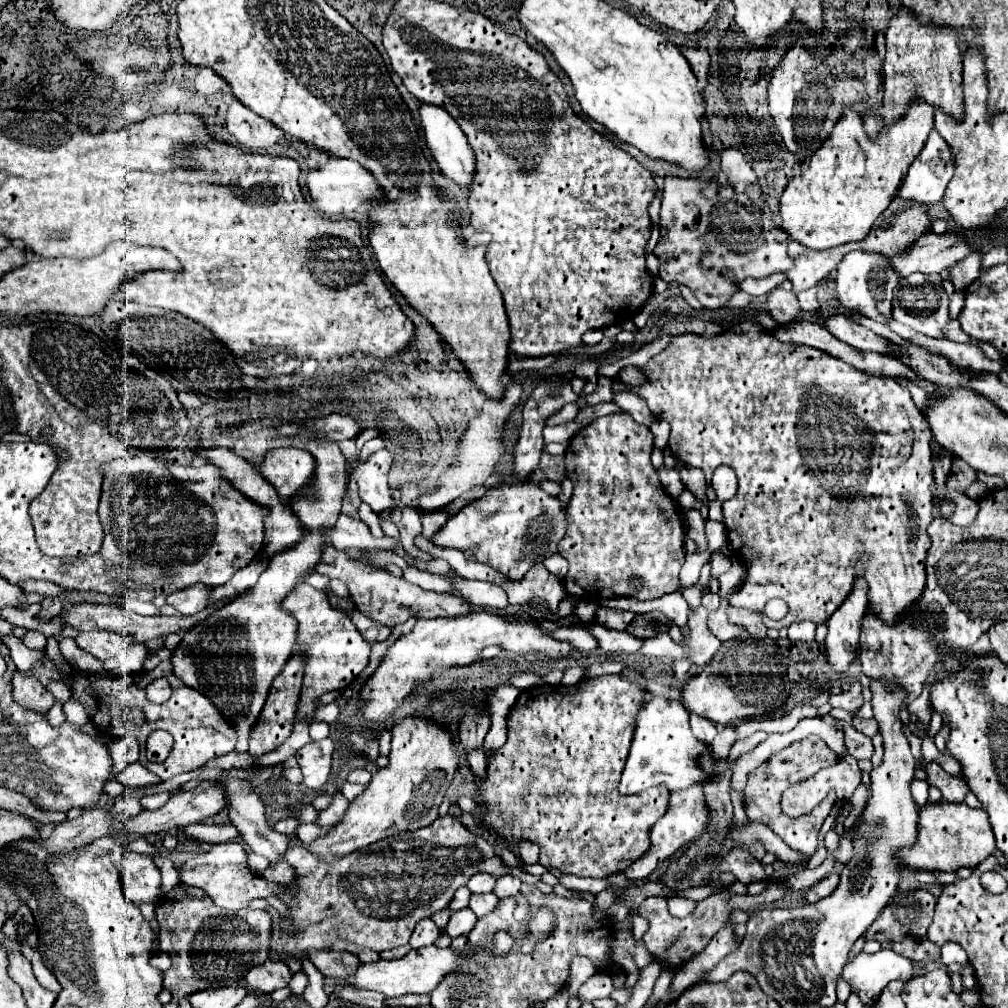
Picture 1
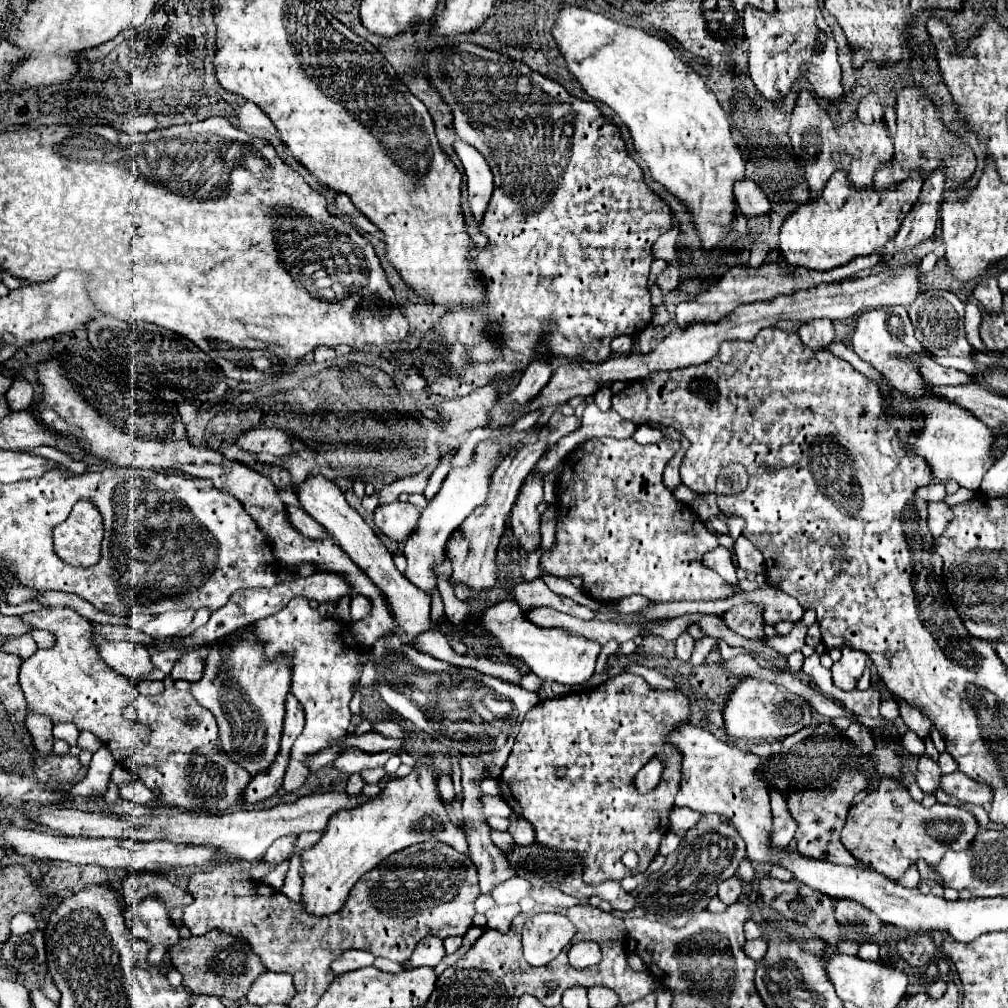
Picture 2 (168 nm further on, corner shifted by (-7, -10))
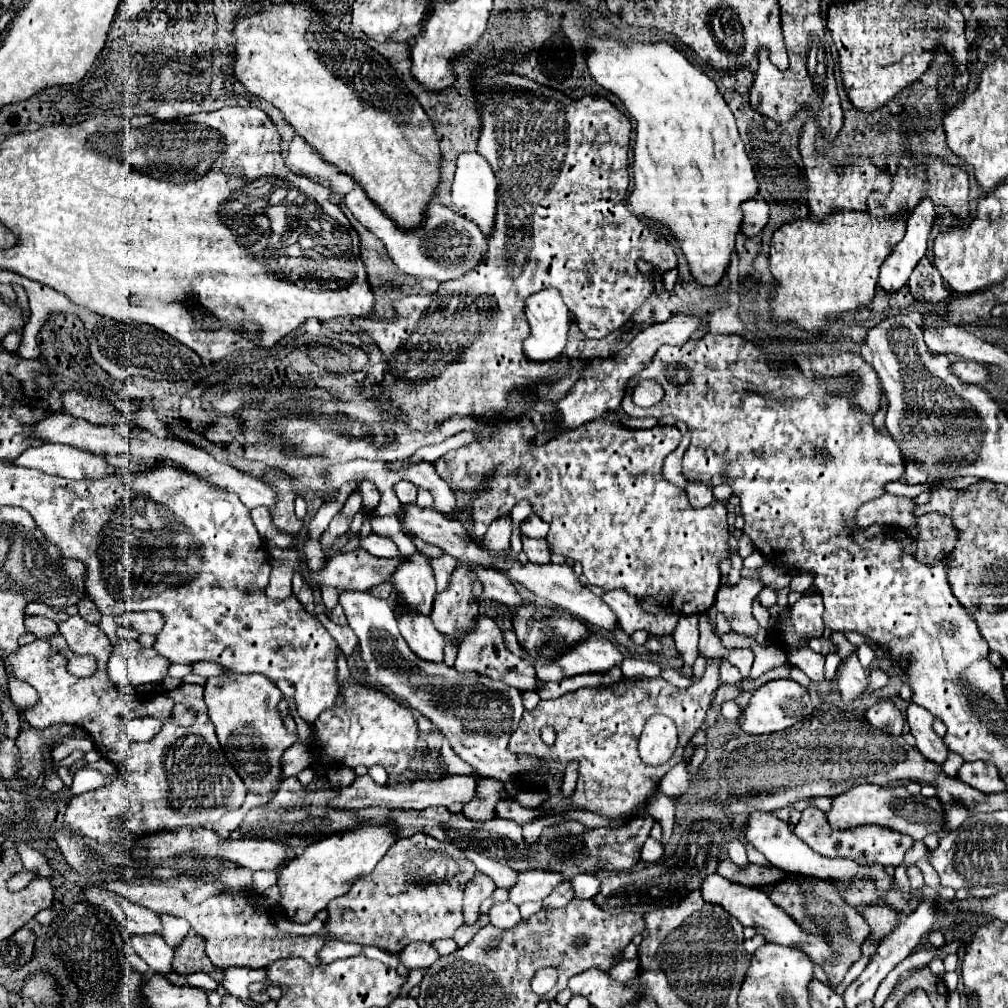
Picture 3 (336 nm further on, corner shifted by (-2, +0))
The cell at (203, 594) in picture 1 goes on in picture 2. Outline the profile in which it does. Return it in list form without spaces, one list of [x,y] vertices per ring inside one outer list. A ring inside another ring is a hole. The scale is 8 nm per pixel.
[[[192,609],[168,611],[168,613],[154,617],[150,623],[146,623],[142,627],[142,631],[150,637],[170,637],[170,635],[176,635],[178,631],[182,631],[184,627],[188,627],[192,617],[194,617]]]

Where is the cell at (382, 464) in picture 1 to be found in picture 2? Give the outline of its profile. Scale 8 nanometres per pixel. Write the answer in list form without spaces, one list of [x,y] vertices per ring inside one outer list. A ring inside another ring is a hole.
[[[392,503],[374,511],[376,527],[396,543],[406,541],[420,519],[420,509],[410,503]]]

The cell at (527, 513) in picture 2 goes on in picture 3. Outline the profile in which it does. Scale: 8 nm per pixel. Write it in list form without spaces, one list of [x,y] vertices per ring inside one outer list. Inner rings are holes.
[[[521,535],[521,543],[523,543],[523,551],[527,553],[527,559],[531,563],[549,563],[549,547],[545,539],[529,539],[525,535]]]

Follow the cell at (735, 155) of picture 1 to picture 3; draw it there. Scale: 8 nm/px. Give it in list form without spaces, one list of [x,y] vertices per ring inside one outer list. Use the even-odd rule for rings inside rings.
[[[757,193],[755,199],[751,197],[741,207],[743,207],[743,233],[745,233],[745,237],[759,235],[769,221],[769,203]]]

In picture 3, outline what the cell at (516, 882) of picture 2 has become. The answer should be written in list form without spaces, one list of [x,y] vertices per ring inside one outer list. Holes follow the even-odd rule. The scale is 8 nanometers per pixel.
[[[527,871],[517,875],[517,883],[509,889],[509,901],[519,905],[523,901],[537,901],[547,897],[565,877],[559,873],[545,873],[545,871]]]

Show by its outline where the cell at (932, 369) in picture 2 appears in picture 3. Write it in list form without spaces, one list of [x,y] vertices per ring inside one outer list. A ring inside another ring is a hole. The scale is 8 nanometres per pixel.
[[[953,361],[951,371],[959,377],[959,381],[967,385],[979,385],[989,377],[989,371],[983,365],[971,363],[971,361]]]

